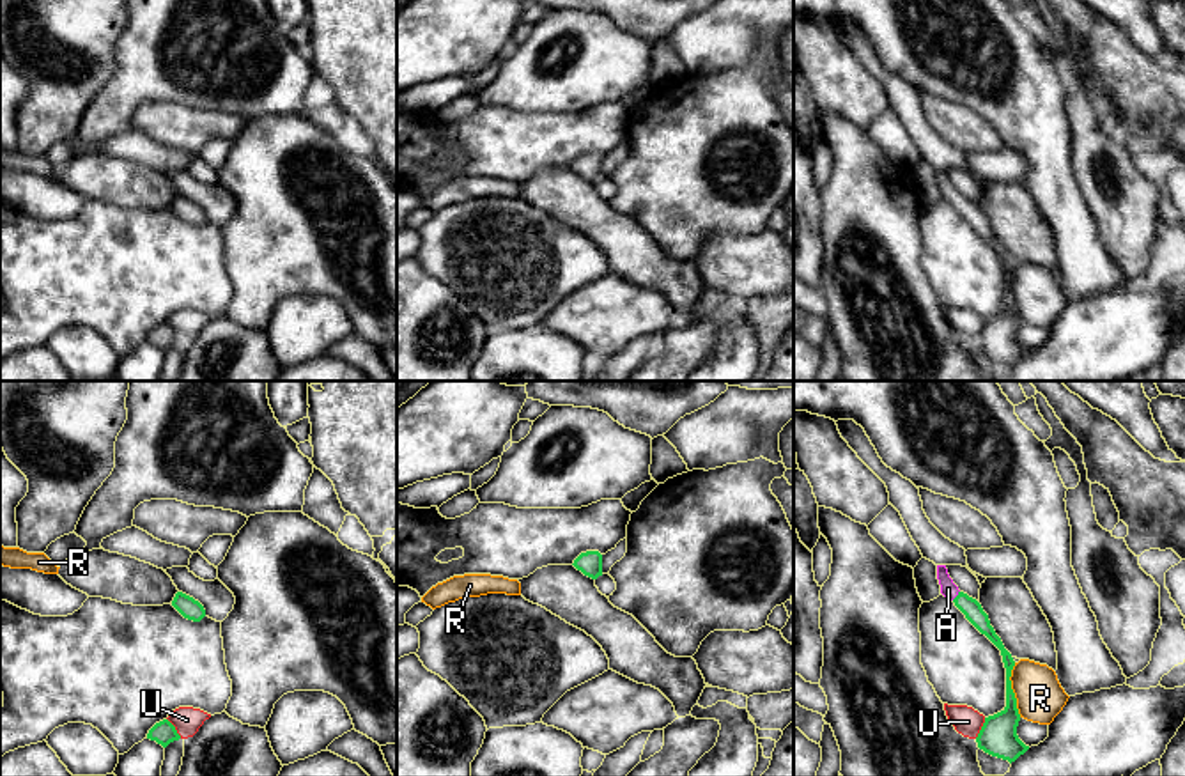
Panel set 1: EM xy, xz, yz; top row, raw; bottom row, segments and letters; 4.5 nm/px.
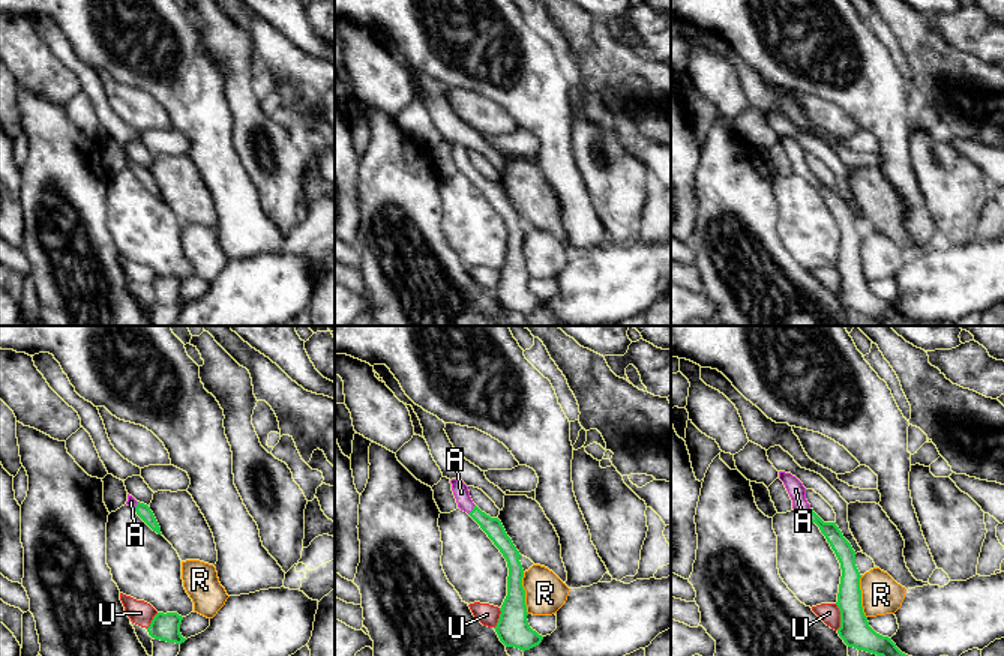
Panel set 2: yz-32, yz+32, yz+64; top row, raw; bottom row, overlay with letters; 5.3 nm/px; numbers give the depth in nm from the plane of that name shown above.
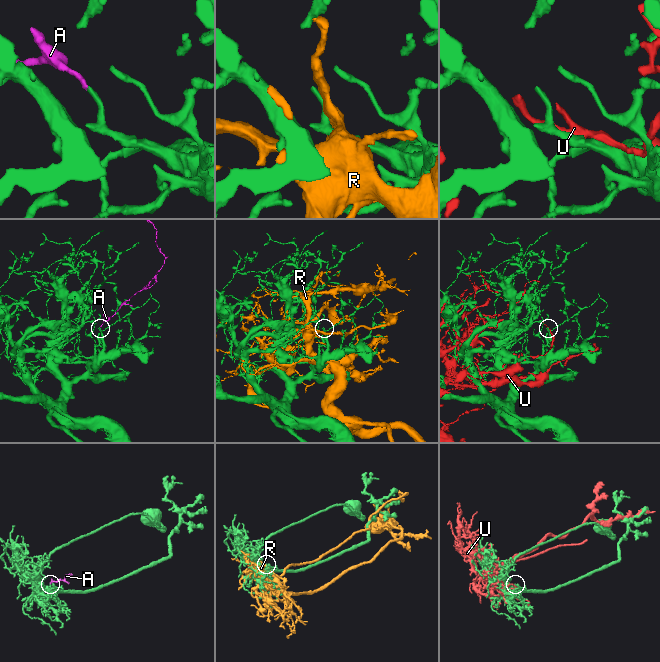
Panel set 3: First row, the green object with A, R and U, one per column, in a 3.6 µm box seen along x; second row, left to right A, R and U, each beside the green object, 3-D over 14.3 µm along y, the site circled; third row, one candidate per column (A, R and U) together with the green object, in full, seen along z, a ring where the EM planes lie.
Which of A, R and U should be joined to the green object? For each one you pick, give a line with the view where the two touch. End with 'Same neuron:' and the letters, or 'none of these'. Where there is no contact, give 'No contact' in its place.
A: Touches green in yz
Same neuron: A

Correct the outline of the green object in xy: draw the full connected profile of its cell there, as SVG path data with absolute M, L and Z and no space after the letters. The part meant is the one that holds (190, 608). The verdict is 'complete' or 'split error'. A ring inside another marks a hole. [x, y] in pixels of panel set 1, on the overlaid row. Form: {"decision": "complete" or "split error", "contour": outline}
{"decision": "complete", "contour": "M177 592L172 606L188 620L200 622L205 617L204 606L193 597Z"}

